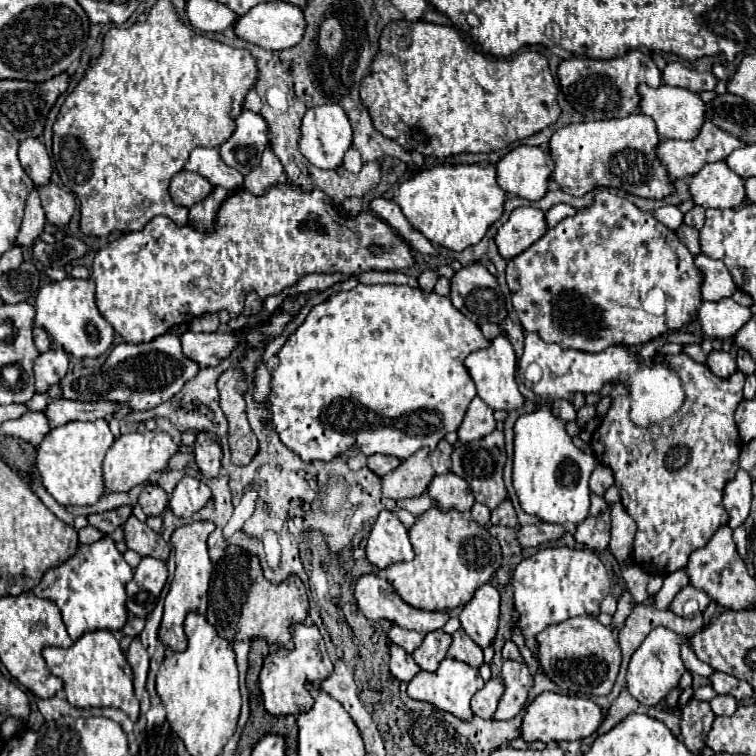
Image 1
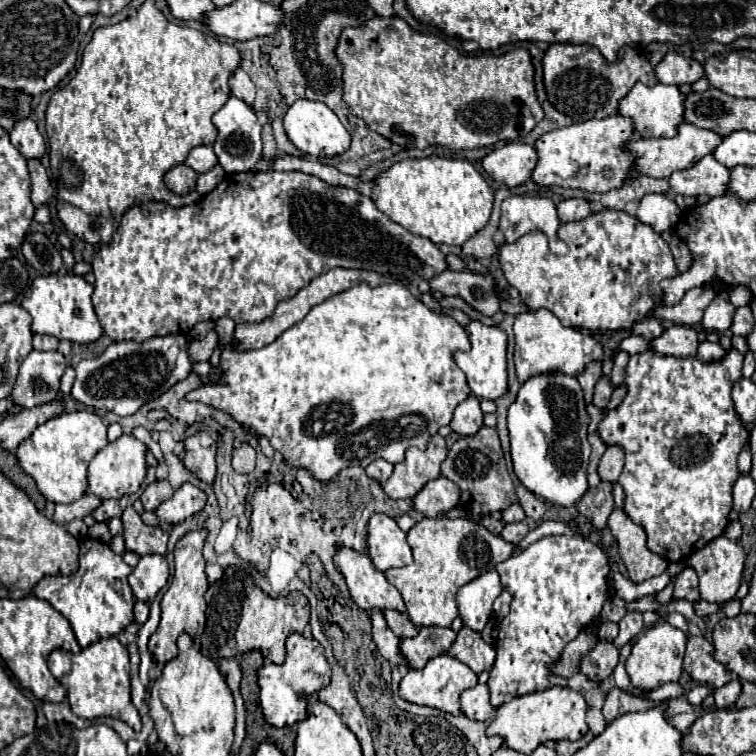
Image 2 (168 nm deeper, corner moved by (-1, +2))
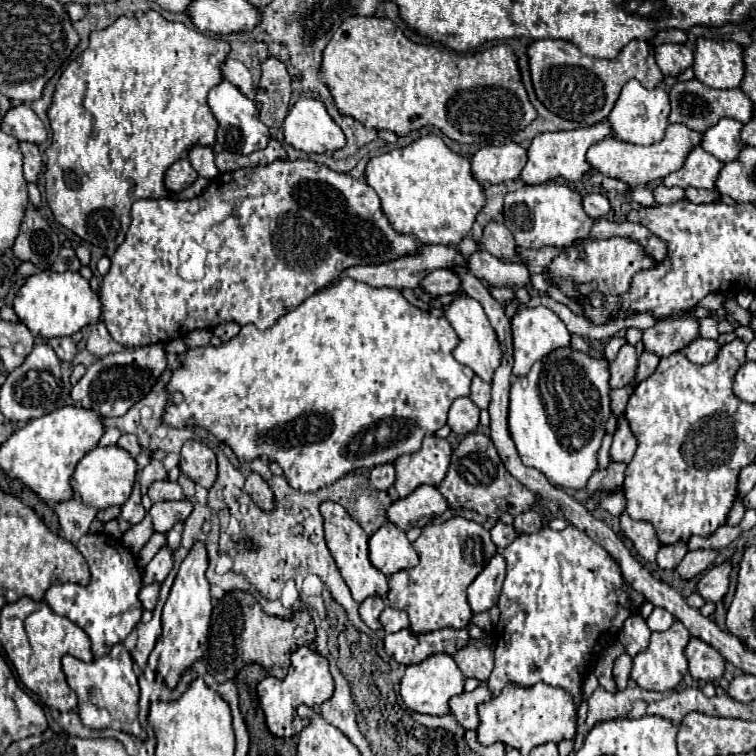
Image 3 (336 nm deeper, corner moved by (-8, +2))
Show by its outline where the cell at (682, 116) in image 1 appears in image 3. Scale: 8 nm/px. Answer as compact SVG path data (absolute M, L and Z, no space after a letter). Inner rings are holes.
M636 79L628 81L610 111L606 123L612 127L612 133L616 139L632 145L650 145L658 143L662 139L666 127L668 127L668 115L670 115L670 101L666 95L666 89L654 87L654 89L644 89Z

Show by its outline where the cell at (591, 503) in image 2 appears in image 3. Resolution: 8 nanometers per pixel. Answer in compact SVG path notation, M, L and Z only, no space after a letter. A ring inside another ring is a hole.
M610 463L606 469L596 469L594 475L588 481L588 493L594 493L598 489L602 491L614 491L624 481L624 463Z

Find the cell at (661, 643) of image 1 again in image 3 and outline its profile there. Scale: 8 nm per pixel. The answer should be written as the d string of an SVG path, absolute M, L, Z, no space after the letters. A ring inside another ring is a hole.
M674 621L668 631L652 633L646 651L642 651L634 657L634 667L632 667L630 675L638 683L638 687L652 689L652 691L674 689L688 671L688 663L686 663L686 655L684 655L684 647L688 645L688 641L690 641L690 631L680 621Z

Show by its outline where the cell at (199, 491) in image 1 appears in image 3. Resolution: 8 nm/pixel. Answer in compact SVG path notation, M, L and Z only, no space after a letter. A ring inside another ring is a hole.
M188 499L154 503L148 511L148 515L152 517L152 527L156 533L170 531L178 521L186 521L186 517L190 513L192 513L192 503Z

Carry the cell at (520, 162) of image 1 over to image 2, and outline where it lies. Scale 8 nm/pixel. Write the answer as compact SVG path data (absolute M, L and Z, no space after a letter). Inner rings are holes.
M515 141L515 143L507 143L499 149L493 149L483 159L483 169L497 183L503 183L509 189L513 189L531 179L537 159L539 157L537 157L537 151L533 145Z

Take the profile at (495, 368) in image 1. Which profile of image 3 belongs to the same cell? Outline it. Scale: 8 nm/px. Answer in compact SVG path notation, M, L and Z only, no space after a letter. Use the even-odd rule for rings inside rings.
M458 291L454 293L454 299L452 303L444 305L444 317L448 319L448 323L452 325L452 329L456 331L460 343L454 347L452 355L458 363L470 367L478 377L482 377L484 381L492 381L492 375L494 375L494 369L500 365L500 357L502 357L502 351L500 351L500 343L494 335L494 329L490 327L490 321L486 319L486 313L482 309L482 305L472 299L470 295L466 295L464 291Z

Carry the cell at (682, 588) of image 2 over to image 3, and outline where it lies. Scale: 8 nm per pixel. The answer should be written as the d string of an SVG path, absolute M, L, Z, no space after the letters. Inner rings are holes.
M696 549L696 551L688 551L686 557L680 561L680 565L676 569L678 569L678 573L684 579L692 579L700 571L704 571L716 559L716 555L718 555L716 549Z

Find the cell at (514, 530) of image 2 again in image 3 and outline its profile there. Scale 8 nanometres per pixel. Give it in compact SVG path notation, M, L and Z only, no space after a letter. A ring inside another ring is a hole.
M496 521L496 525L490 529L490 537L498 551L502 551L506 545L510 545L510 539L514 539L518 533L514 531L512 525L504 525L502 521Z

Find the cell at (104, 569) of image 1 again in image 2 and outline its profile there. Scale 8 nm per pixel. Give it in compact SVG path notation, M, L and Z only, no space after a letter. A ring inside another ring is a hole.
M83 539L79 553L79 569L73 575L47 575L33 593L39 599L49 601L63 617L69 619L73 633L81 647L95 643L95 639L121 633L133 621L135 597L131 595L127 577L133 571L121 555L113 553L107 543L97 539Z

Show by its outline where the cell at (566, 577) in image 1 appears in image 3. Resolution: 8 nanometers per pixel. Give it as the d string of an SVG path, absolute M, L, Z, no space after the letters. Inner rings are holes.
M568 525L564 531L544 527L532 535L518 535L502 555L506 559L506 579L498 599L500 619L494 625L494 671L486 683L488 689L492 695L498 695L506 683L532 687L542 681L568 691L574 705L580 705L582 681L602 651L602 643L610 643L632 611L636 611L636 605L628 595L630 585L624 581L620 565L608 551L574 525Z

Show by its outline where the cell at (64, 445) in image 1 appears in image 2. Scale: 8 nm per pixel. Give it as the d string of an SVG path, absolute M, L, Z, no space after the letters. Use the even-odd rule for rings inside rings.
M71 411L39 425L33 435L17 447L15 455L23 471L35 479L45 499L53 503L73 503L85 495L89 485L87 467L107 443L107 425L97 413Z

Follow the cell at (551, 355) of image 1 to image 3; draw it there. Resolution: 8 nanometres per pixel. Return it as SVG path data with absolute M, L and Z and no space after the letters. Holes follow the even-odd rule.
M520 305L516 309L516 313L512 315L510 323L512 323L512 345L514 345L514 369L512 369L512 373L516 377L526 375L526 371L530 371L534 361L542 359L542 355L548 355L550 351L554 351L558 347L570 345L570 333L568 333L566 325L560 321L560 317L556 313L552 313L544 305L540 305L540 307Z

